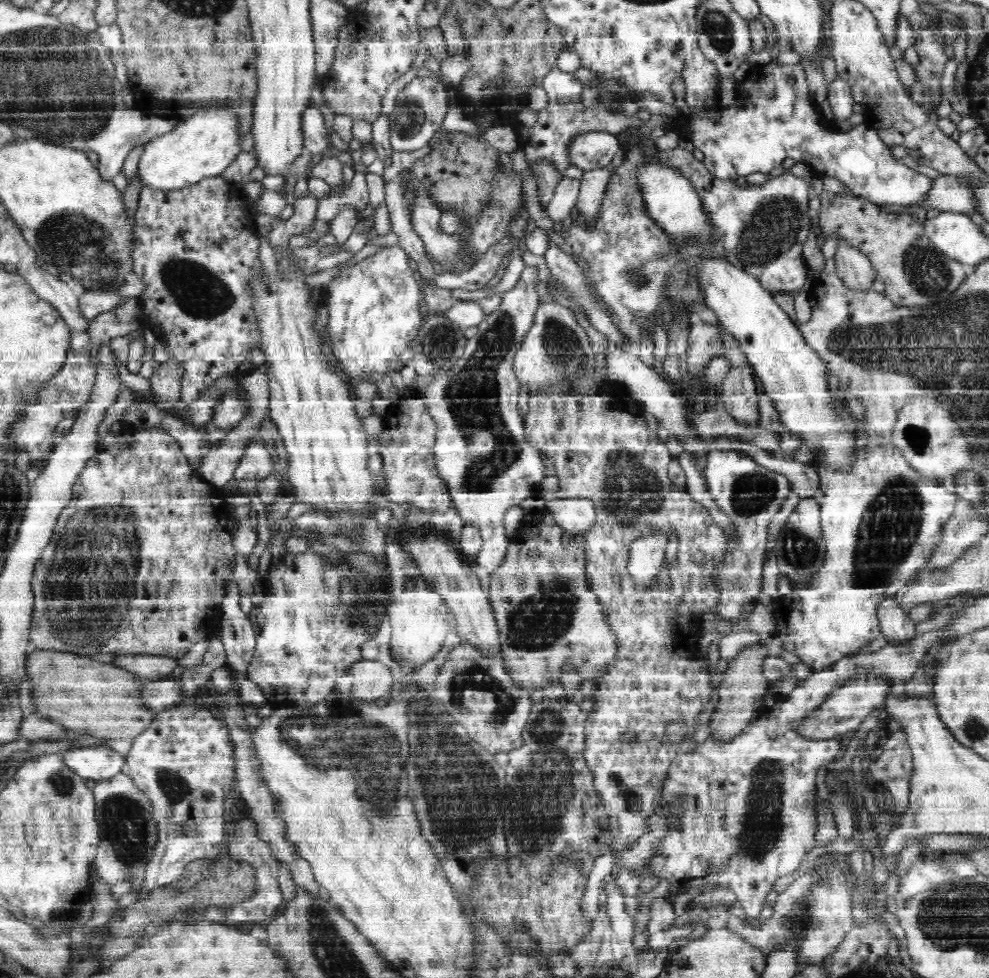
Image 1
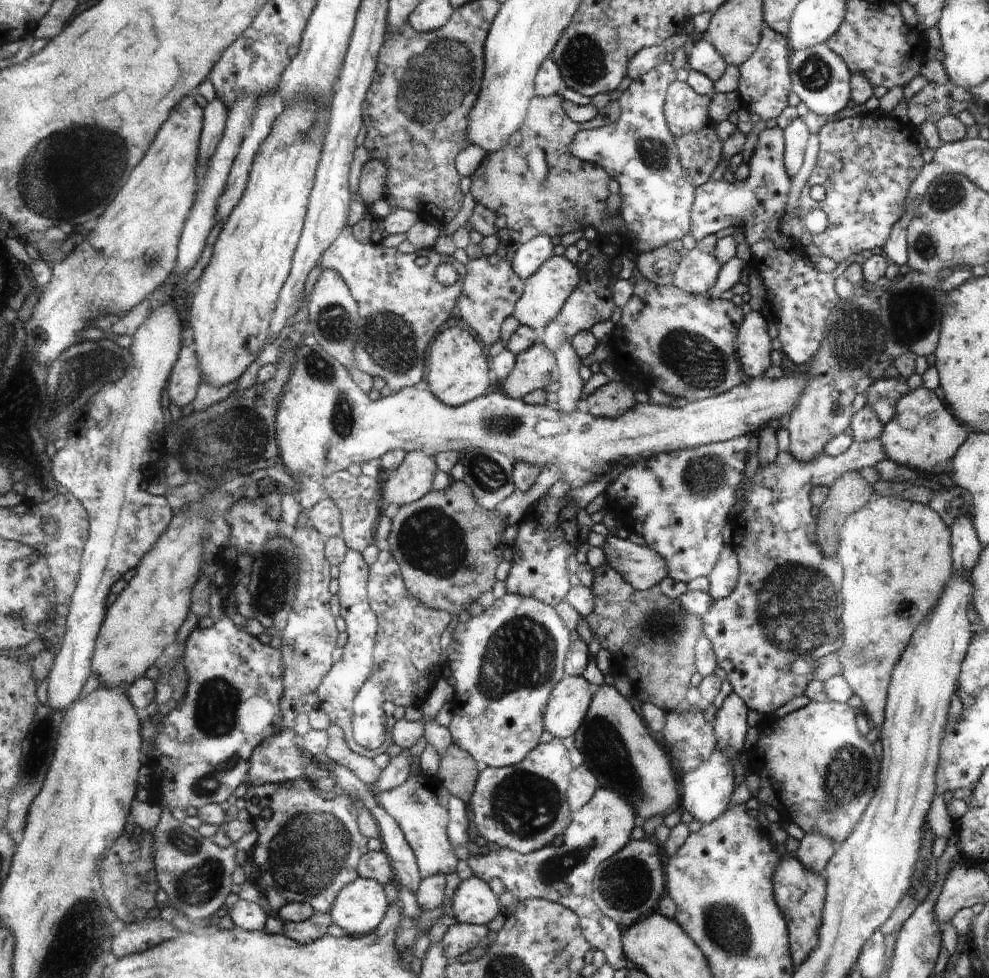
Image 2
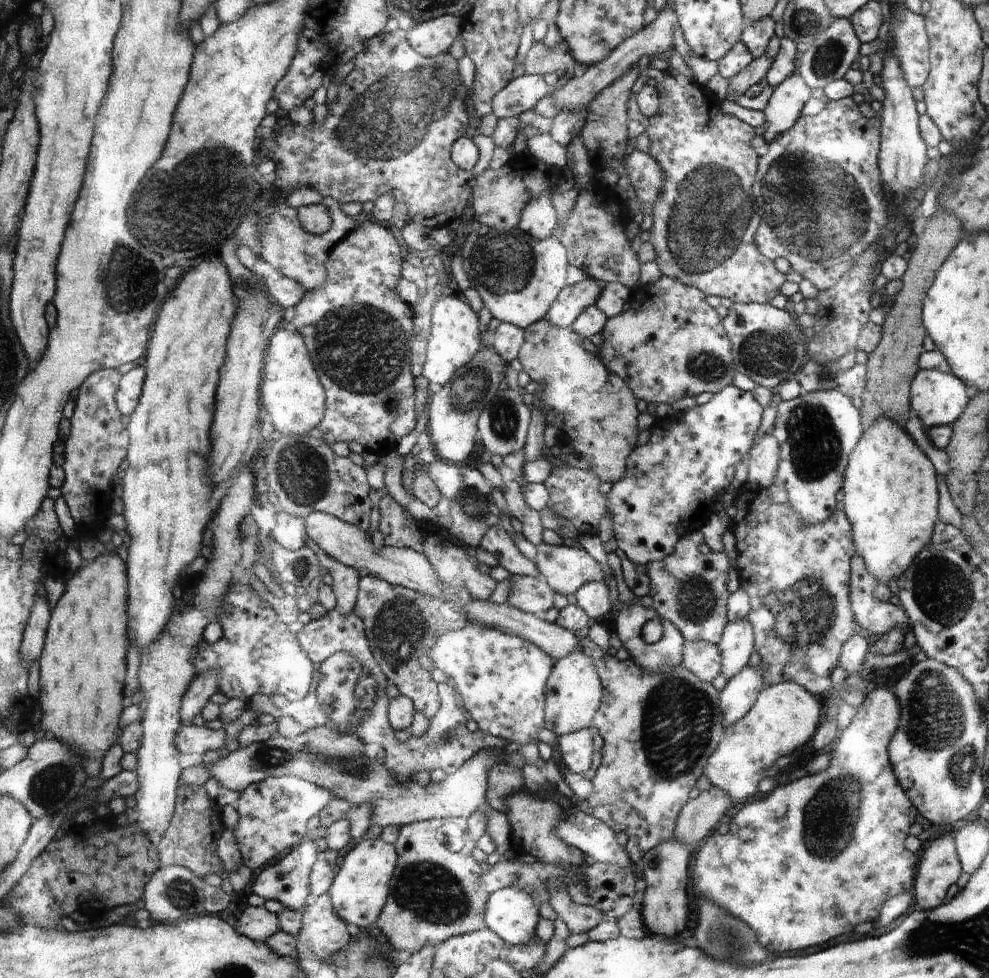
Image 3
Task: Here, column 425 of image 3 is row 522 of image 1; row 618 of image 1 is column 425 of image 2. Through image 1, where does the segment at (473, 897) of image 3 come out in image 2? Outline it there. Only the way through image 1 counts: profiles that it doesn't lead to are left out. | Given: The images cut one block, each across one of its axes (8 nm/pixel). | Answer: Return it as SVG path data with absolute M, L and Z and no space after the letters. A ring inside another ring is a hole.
M423 772L411 774L411 778L403 786L391 792L379 792L377 798L381 800L381 806L387 810L387 814L391 814L397 820L403 834L407 836L409 846L415 850L423 880L437 874L447 876L447 874L459 872L459 860L455 856L455 850L449 842L449 832L447 832L447 826L451 820L449 802L453 796L443 786L439 776L425 776Z

